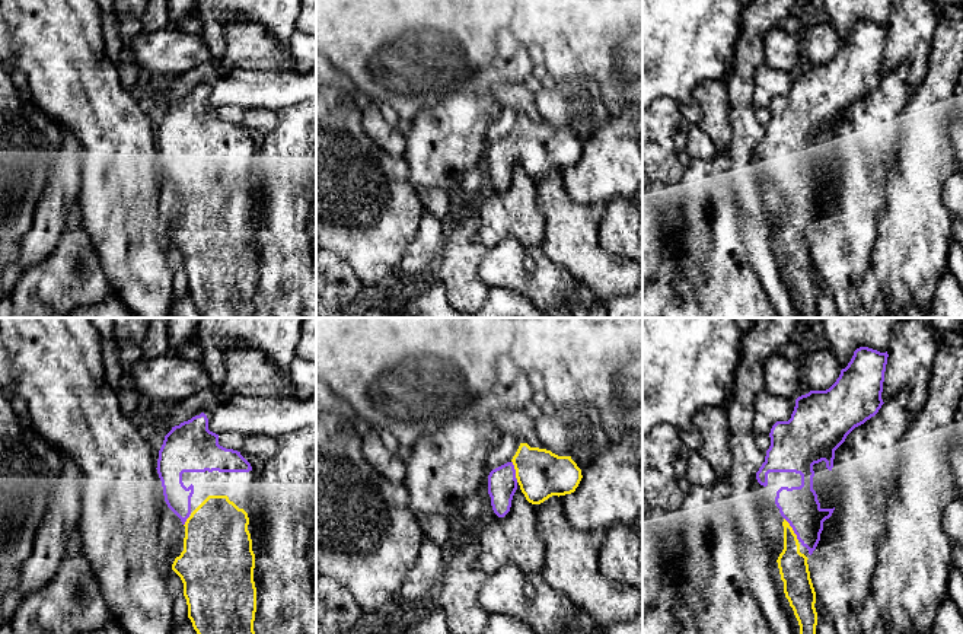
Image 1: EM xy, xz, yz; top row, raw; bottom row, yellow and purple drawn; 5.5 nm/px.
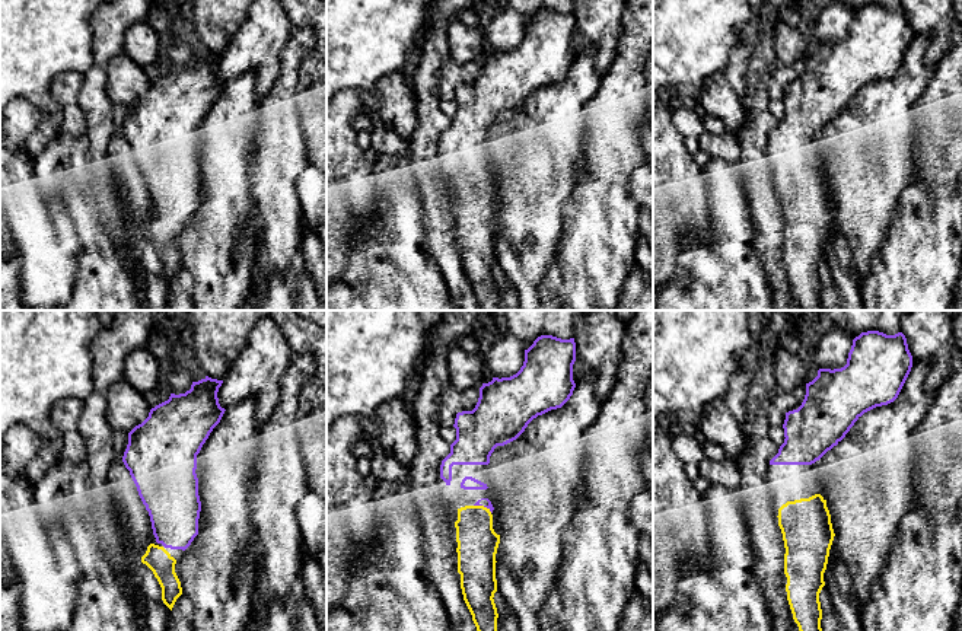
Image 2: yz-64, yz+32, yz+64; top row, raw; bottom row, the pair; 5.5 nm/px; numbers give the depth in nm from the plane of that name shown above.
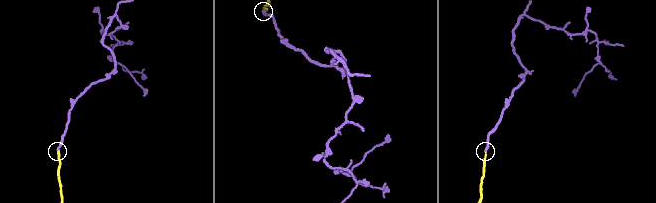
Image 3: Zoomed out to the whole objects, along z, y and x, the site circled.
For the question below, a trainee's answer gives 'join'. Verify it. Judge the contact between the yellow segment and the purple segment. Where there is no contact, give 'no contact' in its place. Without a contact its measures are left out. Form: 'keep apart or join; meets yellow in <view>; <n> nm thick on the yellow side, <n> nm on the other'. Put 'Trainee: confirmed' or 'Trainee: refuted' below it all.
join; meets yellow in yz; 160 nm thick on the yellow side, 220 nm on the other
Trainee: confirmed

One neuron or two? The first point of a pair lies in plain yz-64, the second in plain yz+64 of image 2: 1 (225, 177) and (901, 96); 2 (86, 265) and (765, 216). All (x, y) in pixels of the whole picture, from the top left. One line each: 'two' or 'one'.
1: one
2: two

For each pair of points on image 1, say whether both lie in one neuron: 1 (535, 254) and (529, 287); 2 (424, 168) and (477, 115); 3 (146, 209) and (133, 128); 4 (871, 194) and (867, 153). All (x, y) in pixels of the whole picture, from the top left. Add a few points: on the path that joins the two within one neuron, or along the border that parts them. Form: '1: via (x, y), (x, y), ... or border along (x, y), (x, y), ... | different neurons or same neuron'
1: via (539, 263), (538, 279) | same neuron
2: via (437, 155), (464, 128) | same neuron
3: via (133, 188), (133, 149) | same neuron
4: via (867, 184), (867, 163) | same neuron

